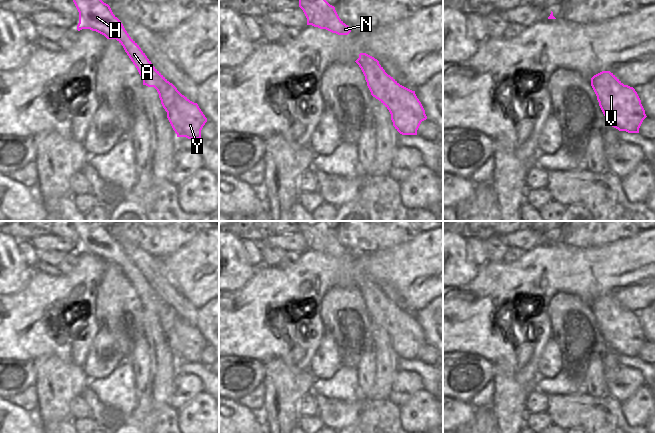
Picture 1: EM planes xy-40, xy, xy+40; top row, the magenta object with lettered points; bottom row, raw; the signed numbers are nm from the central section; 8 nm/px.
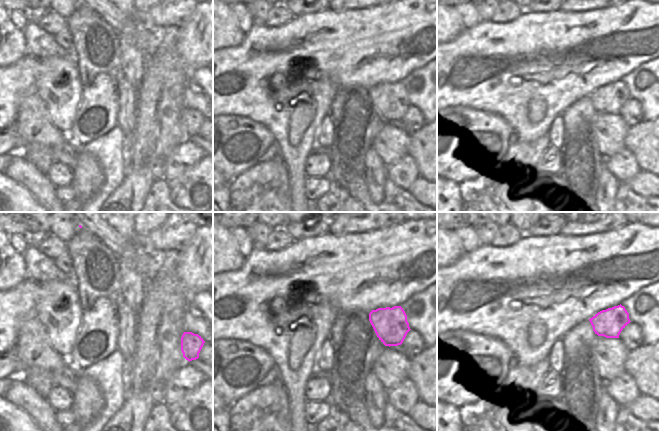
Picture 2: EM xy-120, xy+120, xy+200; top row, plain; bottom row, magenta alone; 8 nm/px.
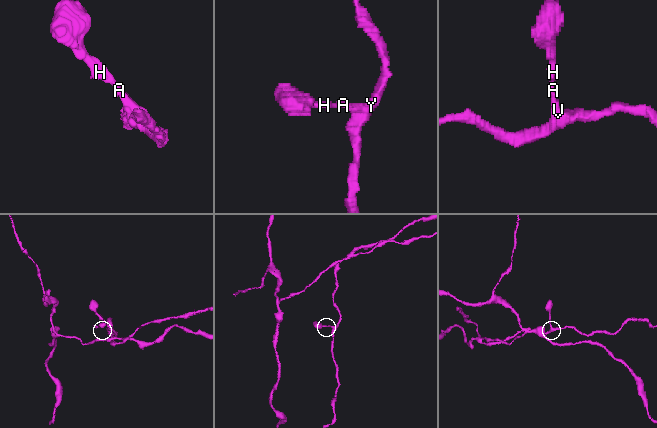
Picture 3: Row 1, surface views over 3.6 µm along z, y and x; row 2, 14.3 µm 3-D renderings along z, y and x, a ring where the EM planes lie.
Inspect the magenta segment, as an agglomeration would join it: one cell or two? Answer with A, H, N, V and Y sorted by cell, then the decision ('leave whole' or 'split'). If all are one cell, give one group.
A H N V Y; leave whole

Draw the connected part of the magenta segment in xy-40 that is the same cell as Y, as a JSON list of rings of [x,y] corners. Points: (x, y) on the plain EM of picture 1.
[[[71,221],[78,236],[77,254],[90,253],[116,263],[137,292],[143,309],[154,311],[167,336],[167,342],[177,361],[201,363],[207,342],[197,327],[182,319],[151,287],[139,269],[129,260],[110,230],[100,221]]]

